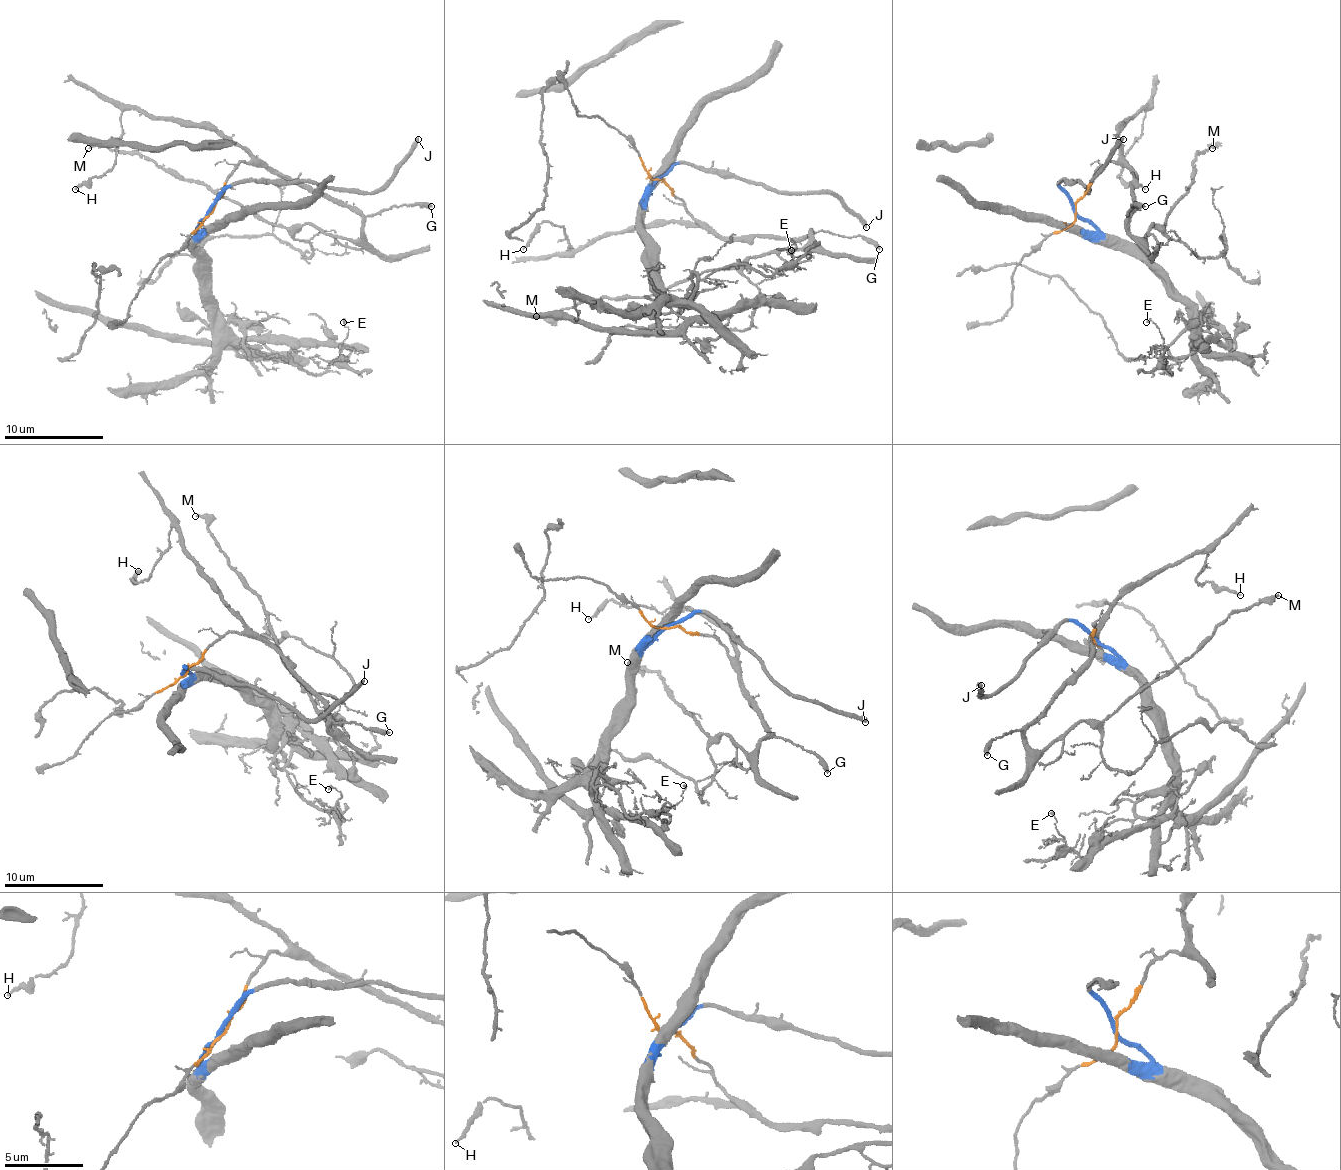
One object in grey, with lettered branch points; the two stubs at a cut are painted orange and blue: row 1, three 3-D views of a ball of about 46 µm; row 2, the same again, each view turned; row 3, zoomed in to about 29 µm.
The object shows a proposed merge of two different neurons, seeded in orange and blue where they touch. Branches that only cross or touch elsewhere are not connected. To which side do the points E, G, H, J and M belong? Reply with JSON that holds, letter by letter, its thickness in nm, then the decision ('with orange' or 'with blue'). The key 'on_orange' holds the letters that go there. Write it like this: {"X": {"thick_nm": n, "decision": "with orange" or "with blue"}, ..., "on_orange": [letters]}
{"E": {"thick_nm": 120, "decision": "with blue"}, "G": {"thick_nm": 320, "decision": "with orange"}, "H": {"thick_nm": 180, "decision": "with orange"}, "J": {"thick_nm": 360, "decision": "with blue"}, "M": {"thick_nm": 150, "decision": "with orange"}, "on_orange": ["G", "H", "M"]}

